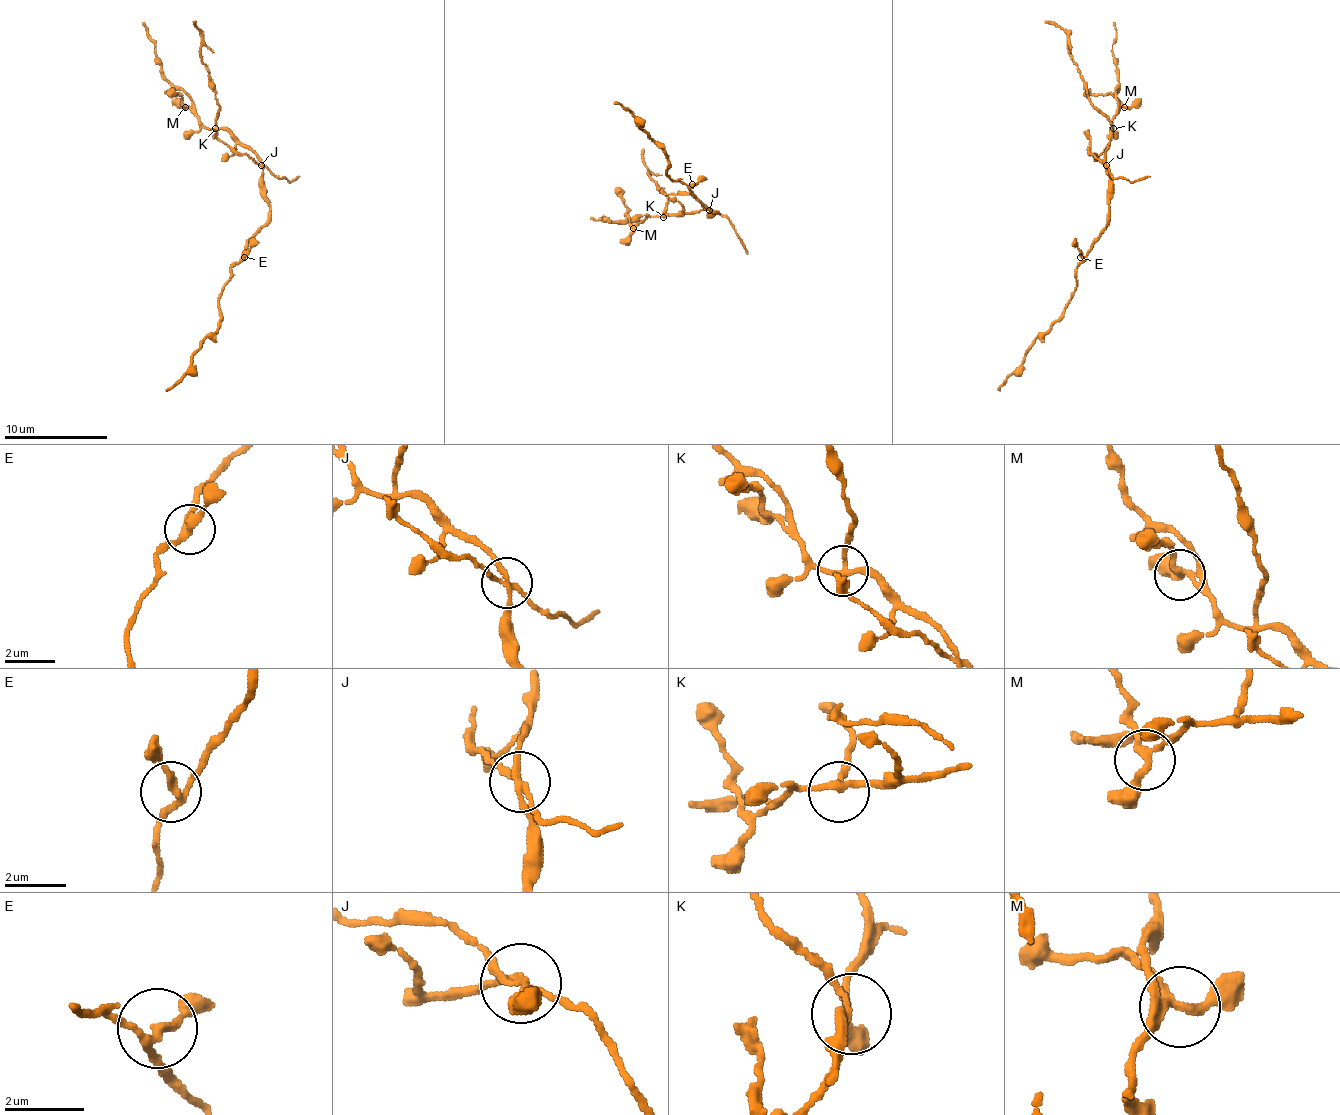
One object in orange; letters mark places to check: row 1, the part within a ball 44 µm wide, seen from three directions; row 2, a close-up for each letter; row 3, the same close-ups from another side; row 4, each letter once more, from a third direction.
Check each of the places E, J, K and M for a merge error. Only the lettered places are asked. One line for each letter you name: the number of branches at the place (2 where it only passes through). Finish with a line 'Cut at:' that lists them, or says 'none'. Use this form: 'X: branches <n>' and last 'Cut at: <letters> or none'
J: branches 4
K: branches 3
Cut at: J, K

